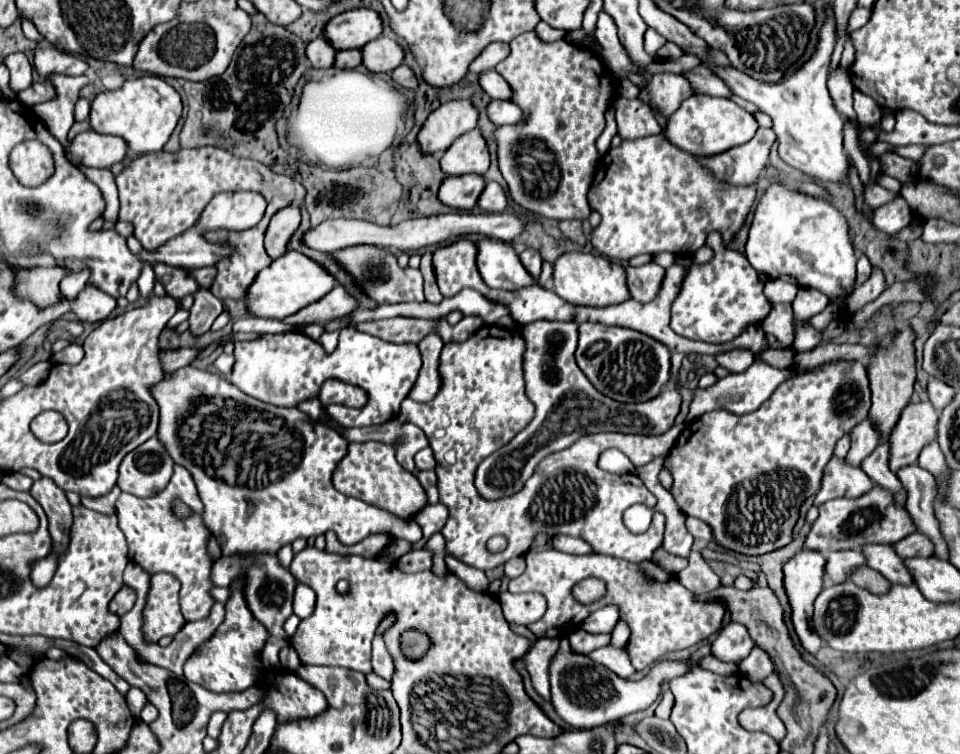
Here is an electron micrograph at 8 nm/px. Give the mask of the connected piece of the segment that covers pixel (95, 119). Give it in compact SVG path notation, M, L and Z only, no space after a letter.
M142 76L124 82L122 88L114 92L102 92L94 98L90 110L92 130L100 134L122 136L128 148L136 154L158 152L172 136L178 120L182 118L180 94L158 76Z

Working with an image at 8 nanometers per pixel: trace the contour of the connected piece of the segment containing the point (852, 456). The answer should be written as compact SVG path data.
M866 418L852 428L850 436L852 436L852 448L846 456L846 460L854 466L860 466L862 460L878 446L882 432L876 428L876 424L870 418Z

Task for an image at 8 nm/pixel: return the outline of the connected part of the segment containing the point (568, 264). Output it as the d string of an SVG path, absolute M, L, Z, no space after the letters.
M568 252L562 254L554 262L554 292L564 298L570 304L582 304L582 306L612 306L620 304L622 300L630 298L630 292L626 288L626 272L620 264L612 262L610 258L598 256L598 254L584 254L584 252Z

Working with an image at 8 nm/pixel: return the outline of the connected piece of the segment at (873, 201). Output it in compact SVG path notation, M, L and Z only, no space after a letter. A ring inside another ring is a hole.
M874 182L874 184L864 186L864 192L862 192L864 204L866 204L866 206L870 206L870 208L878 208L878 206L882 206L882 204L890 202L894 196L896 196L896 194L892 194L892 192L888 192L888 190L884 190L884 188L882 188L882 186L878 186L876 182Z

